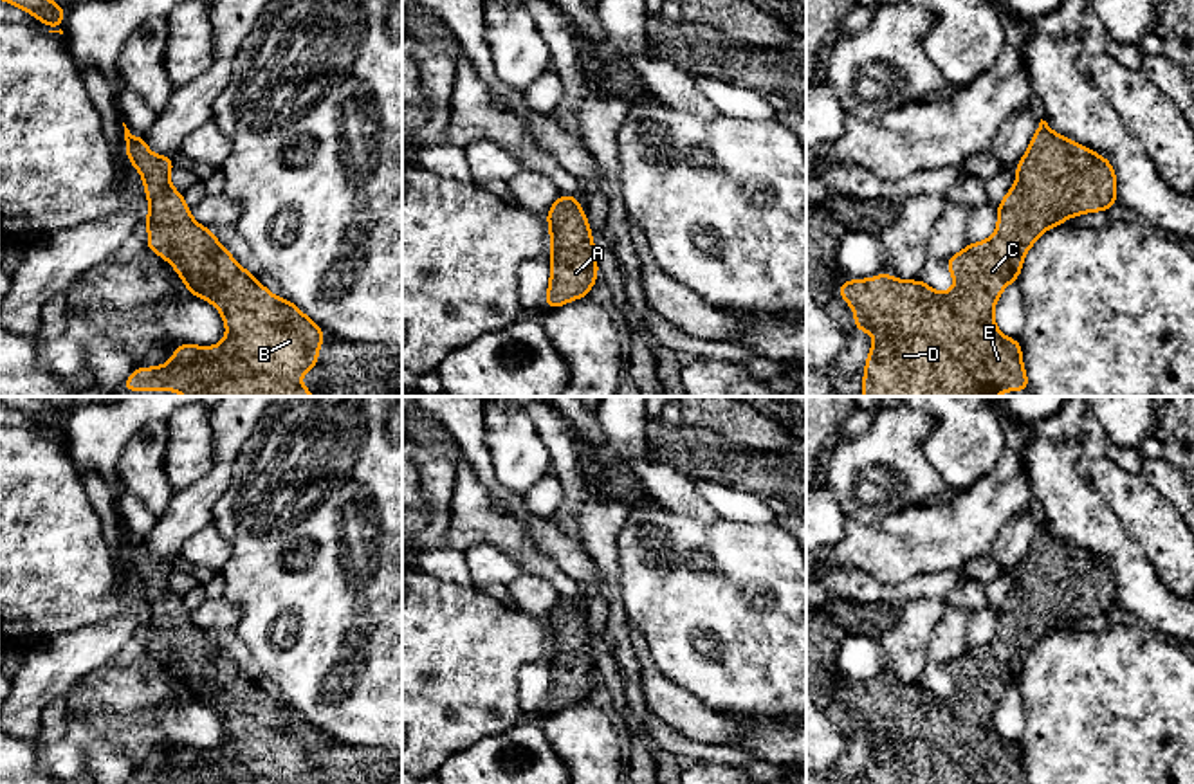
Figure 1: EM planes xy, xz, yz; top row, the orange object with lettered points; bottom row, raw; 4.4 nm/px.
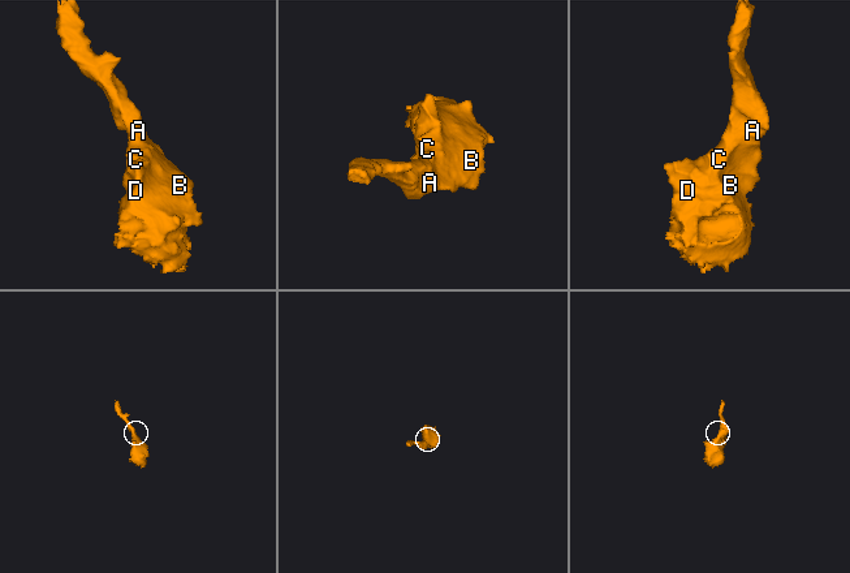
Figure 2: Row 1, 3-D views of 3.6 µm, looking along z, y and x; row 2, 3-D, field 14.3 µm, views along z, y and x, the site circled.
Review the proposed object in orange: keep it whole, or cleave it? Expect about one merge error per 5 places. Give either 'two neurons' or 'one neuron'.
one neuron

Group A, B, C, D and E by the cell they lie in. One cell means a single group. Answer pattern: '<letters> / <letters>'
A B C D E

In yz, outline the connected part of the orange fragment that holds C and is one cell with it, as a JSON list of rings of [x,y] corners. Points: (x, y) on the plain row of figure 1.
[[[1041,523],[1030,550],[1015,570],[1017,584],[997,611],[997,633],[985,645],[969,647],[961,656],[945,663],[954,679],[954,692],[947,697],[936,696],[922,683],[900,685],[891,678],[878,678],[871,683],[848,683],[839,688],[837,699],[846,703],[855,717],[853,735],[871,735],[875,739],[869,753],[864,784],[1028,784],[1021,764],[1019,743],[1005,741],[994,728],[994,710],[1008,687],[1019,683],[1024,658],[1035,643],[1055,629],[1064,629],[1066,622],[1113,613],[1116,604],[1116,579],[1106,561],[1057,539]]]

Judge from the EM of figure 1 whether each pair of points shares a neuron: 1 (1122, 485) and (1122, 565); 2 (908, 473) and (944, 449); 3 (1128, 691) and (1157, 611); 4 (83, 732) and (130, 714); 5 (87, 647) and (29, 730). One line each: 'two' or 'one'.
1: two
2: two
3: two
4: two
5: one

